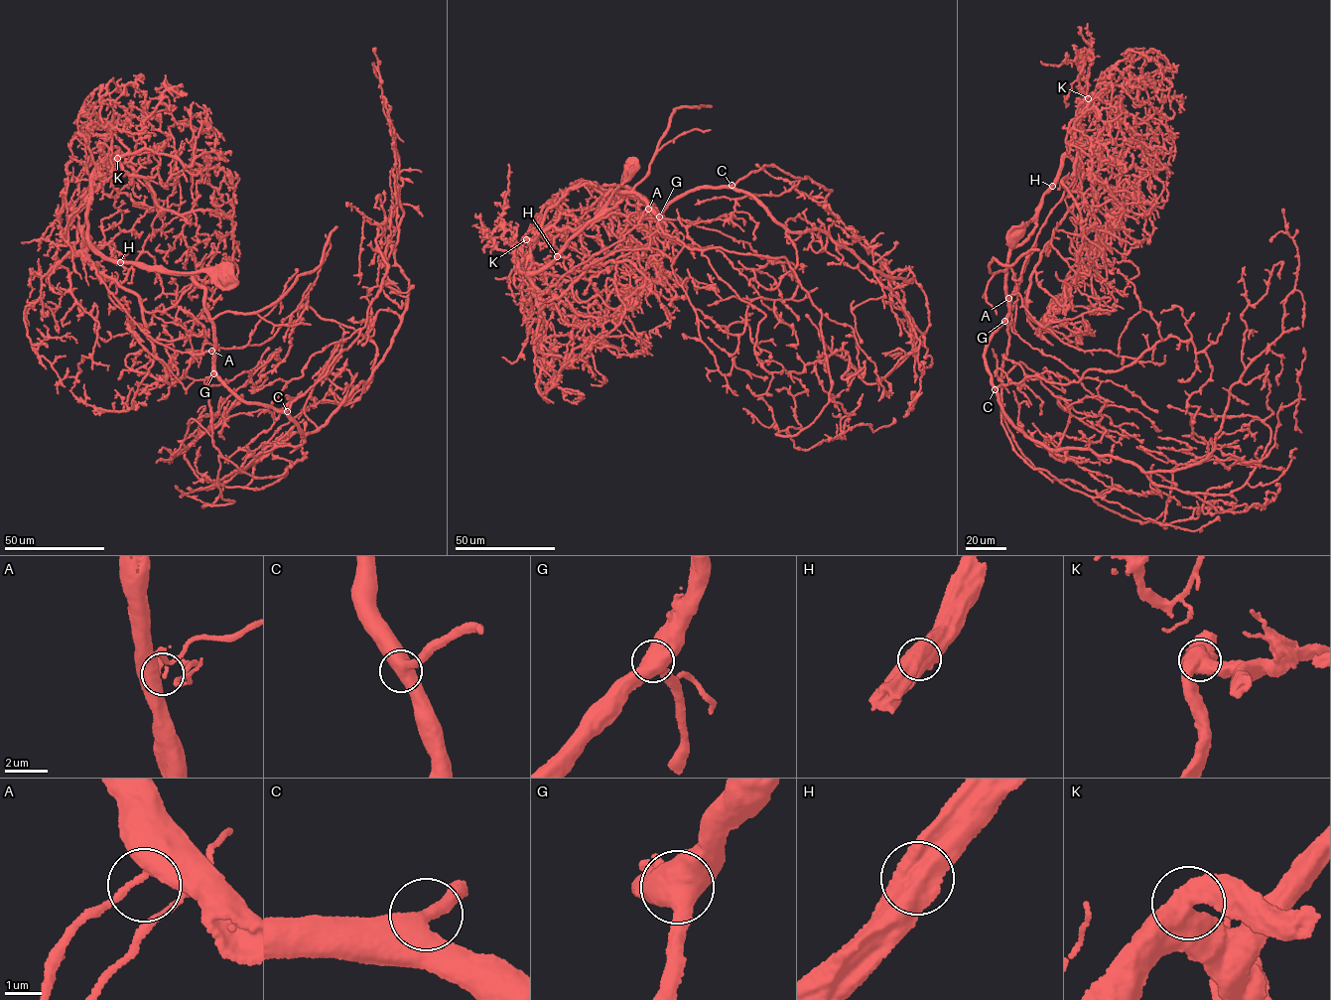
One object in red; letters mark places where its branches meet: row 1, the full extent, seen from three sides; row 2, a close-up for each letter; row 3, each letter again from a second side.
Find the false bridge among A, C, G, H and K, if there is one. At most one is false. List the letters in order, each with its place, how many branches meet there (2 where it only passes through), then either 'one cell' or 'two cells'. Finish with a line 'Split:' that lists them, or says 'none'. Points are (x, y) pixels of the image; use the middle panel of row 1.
A: at (648, 209); 2 branches meet; one cell
C: at (732, 185); 2 branches meet; one cell
G: at (659, 216); 2 branches meet; one cell
H: at (557, 256); 2 branches meet; one cell
K: at (526, 239); 2 branches meet; one cell
Split: none

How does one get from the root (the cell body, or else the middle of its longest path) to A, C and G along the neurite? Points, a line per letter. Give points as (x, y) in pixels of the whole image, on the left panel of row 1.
A: (228, 277), (199, 270), (183, 273), (189, 273), (203, 288), (204, 309), (213, 330), (211, 351)
C: (228, 277), (199, 270), (183, 273), (205, 294), (215, 372), (243, 400), (287, 411)
G: (228, 277), (199, 270), (183, 273), (191, 275), (205, 294), (204, 309), (213, 330), (213, 373)

